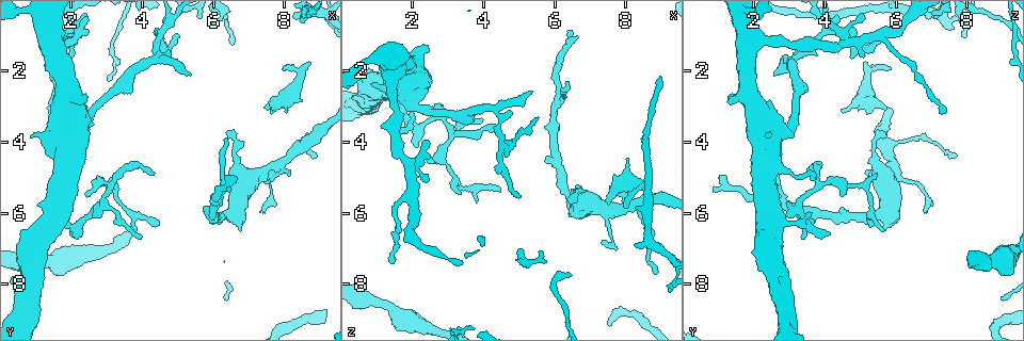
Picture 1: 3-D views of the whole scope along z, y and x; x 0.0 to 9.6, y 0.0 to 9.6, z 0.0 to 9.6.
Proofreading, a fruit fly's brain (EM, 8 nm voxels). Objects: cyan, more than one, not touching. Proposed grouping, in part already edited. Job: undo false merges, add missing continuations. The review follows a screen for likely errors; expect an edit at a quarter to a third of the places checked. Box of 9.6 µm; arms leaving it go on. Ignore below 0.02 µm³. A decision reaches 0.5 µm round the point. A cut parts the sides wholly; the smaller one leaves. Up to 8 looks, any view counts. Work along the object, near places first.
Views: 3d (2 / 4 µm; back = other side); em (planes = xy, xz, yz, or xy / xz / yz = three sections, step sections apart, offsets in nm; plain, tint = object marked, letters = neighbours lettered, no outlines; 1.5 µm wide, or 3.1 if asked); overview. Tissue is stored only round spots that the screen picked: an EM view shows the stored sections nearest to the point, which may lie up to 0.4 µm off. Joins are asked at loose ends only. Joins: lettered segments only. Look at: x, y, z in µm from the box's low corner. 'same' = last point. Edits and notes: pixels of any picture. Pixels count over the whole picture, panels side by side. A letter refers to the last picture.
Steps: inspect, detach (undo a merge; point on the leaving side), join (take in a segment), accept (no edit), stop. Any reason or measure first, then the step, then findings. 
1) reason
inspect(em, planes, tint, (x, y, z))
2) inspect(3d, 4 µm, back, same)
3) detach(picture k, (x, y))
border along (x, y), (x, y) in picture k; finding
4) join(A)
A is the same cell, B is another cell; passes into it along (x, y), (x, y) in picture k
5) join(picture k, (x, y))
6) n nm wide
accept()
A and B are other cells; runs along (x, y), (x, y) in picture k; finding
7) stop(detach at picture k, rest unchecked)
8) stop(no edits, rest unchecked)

sudden change in width
inspect(3d, 4 µm, (1.65, 6.30, 2.90))

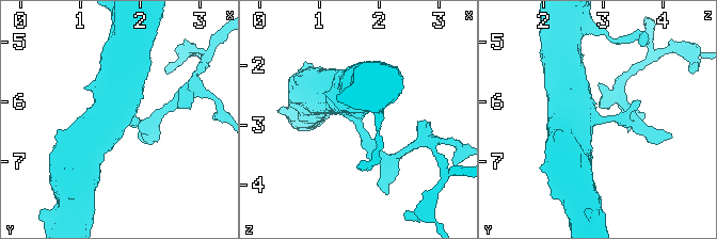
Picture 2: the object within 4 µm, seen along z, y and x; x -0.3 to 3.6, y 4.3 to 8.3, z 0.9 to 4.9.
inspect(em, 3.1 µm, planes, letters, (1.60, 6.30, 2.90))

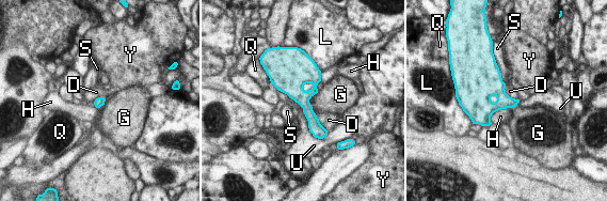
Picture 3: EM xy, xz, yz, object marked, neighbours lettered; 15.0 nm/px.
140 nm wide
accept()
D, G, H, L, Q, S, U and Y are other cells; border along (302, 108), (308, 130), (315, 137) in picture 3; continuous, no second neuron

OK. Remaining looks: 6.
thin end
inspect(3d, 2 µm, (4.35, 4.95, 3.50))

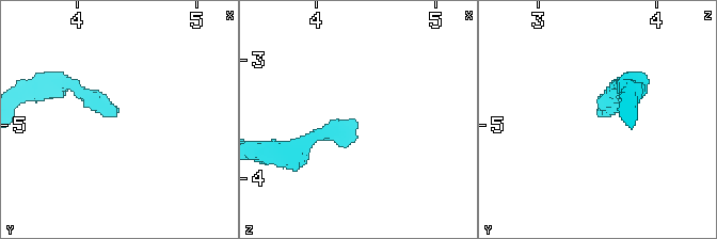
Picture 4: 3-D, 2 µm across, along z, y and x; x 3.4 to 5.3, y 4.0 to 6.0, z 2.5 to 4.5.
now the EM
inspect(em, planes, letters, (4.34, 4.94, 3.52))

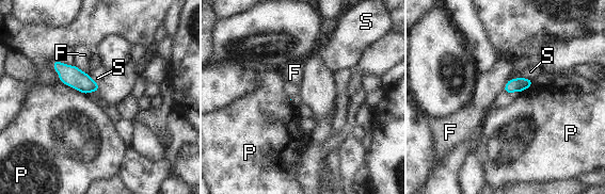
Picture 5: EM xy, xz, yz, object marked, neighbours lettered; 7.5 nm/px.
accept()
F, P and S are other cells; border along (76, 65), (89, 75) in picture 5; no lettered segment goes on from it

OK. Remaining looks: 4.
free end
inspect(3d, 4 µm, (6.45, 3.85, 2.30))

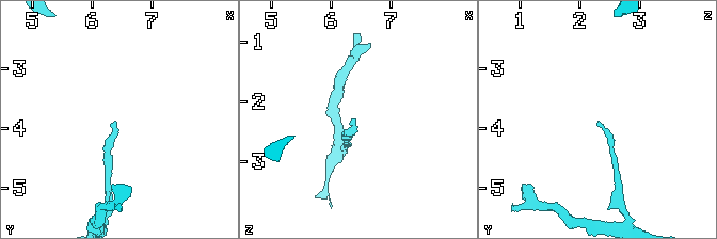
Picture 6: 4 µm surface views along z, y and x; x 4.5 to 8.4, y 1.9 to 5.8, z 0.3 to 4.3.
inspect(em, planes, plain, (6.35, 3.90, 2.30))

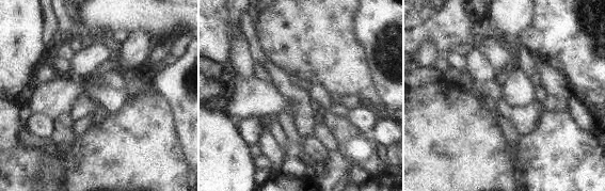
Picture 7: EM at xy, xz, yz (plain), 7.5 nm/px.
see the neighbours
inspect(em, planes, letters, same)

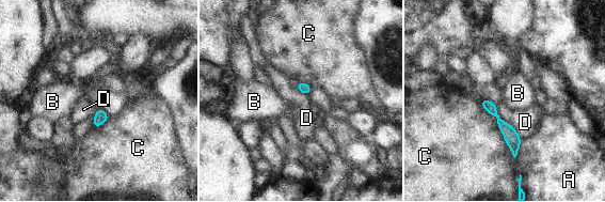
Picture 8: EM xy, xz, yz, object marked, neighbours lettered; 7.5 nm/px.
accept()
A, B, C and D are other cells; no lettered segment goes on from it

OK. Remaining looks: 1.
stop(no edits, rest unchecked)

